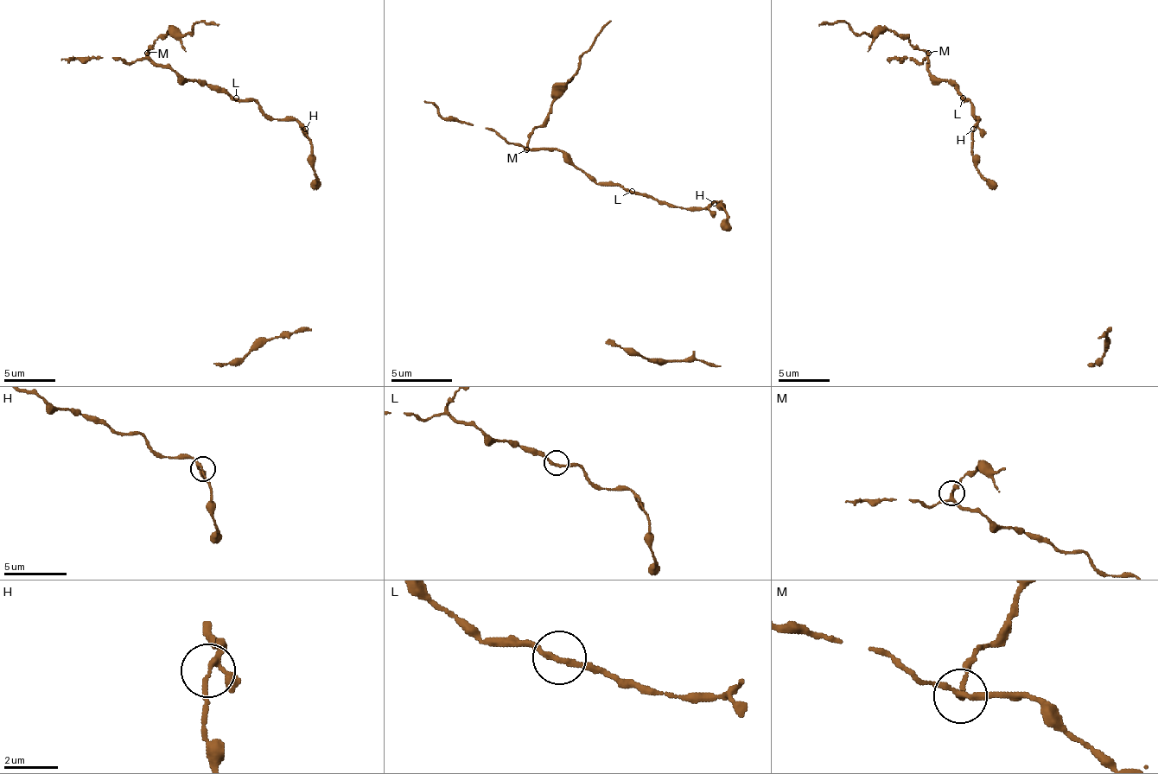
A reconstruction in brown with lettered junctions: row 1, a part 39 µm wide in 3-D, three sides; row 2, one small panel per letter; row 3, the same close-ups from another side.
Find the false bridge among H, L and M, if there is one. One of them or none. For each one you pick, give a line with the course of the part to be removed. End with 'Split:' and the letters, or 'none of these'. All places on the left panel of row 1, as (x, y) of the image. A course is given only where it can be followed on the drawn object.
M: Course of the part to remove: (146, 52), (167, 31), (190, 34), (200, 21), (218, 26)
Split: M

